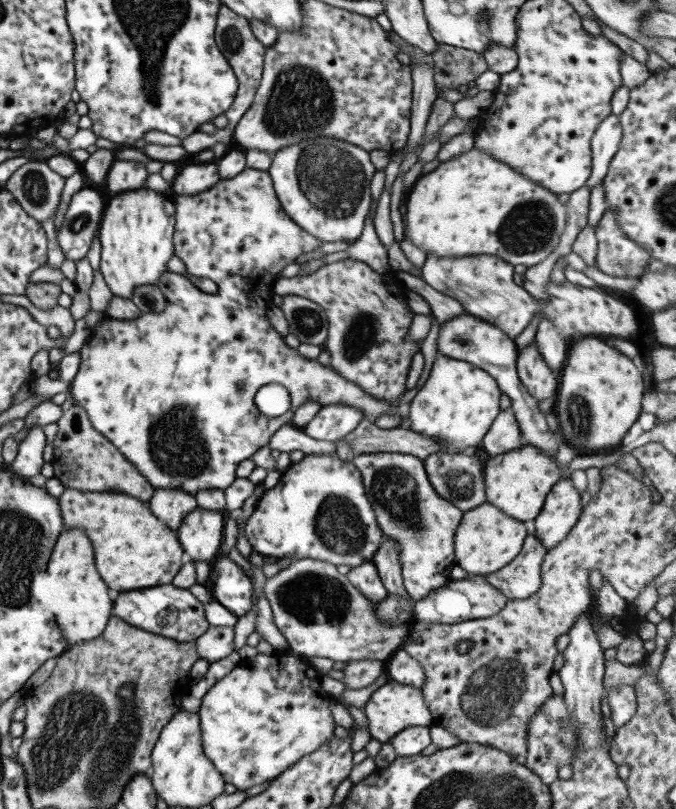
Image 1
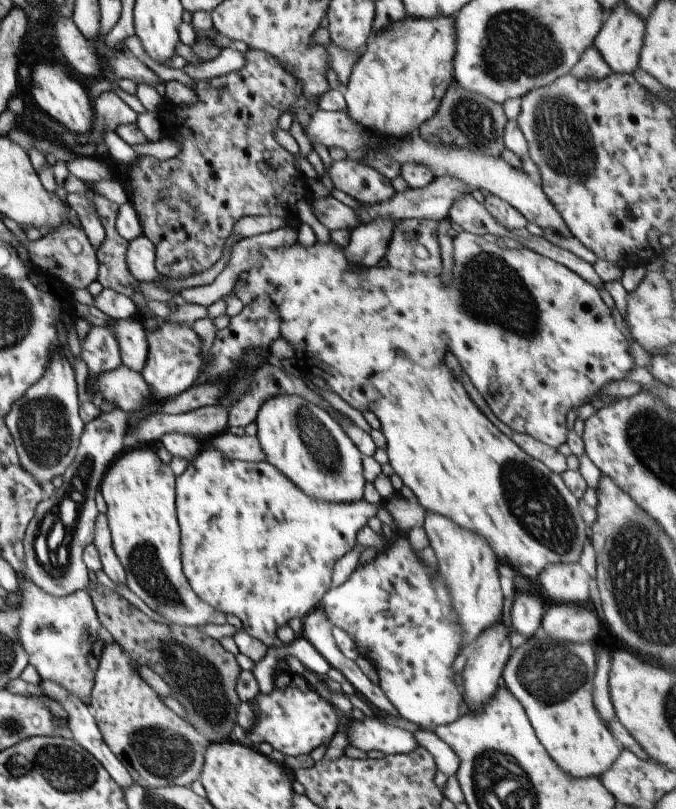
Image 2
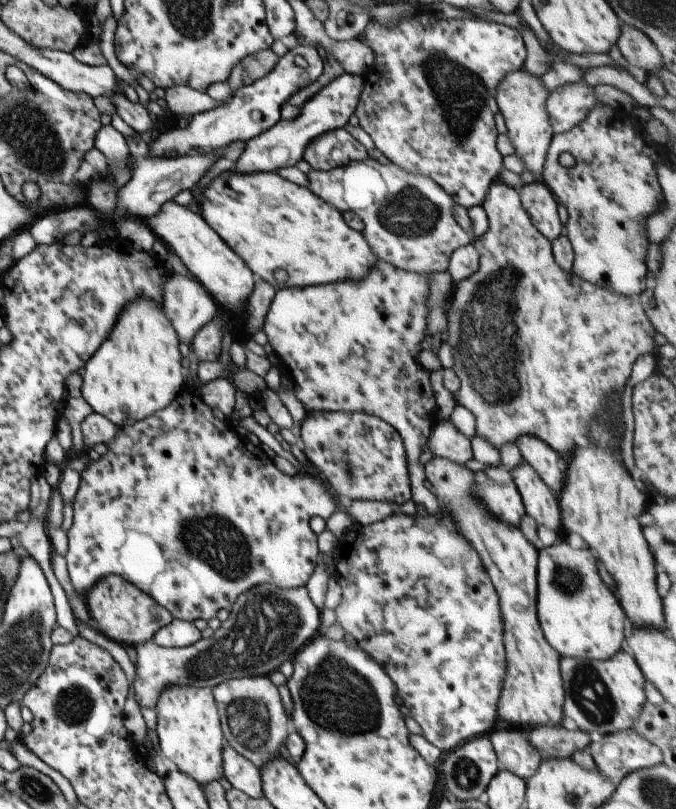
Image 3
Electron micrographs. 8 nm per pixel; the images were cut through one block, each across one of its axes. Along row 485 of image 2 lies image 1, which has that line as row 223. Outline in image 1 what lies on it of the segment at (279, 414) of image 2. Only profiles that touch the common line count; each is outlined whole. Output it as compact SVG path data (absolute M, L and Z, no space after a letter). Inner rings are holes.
M313 136L274 152L267 172L283 213L289 216L291 222L298 224L306 234L321 243L343 242L346 245L361 235L370 208L370 187L373 184L374 174L377 172L371 165L366 150L337 138Z

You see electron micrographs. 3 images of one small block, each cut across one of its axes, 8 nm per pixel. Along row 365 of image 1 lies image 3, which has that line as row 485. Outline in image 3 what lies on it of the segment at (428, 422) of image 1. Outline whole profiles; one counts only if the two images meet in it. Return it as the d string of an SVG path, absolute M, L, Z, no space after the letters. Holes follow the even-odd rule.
M432 456L423 465L424 477L433 486L437 498L441 499L444 505L443 510L451 514L457 530L471 542L475 552L479 555L479 560L487 572L487 578L499 598L499 612L502 620L503 648L505 651L505 676L501 682L499 698L497 698L496 712L501 720L505 720L511 728L528 731L539 725L551 724L559 726L563 713L561 704L563 704L563 686L559 678L559 656L549 643L545 640L541 627L539 626L536 615L536 552L537 550L526 539L523 538L520 530L517 528L507 528L503 522L491 518L489 512L479 504L471 492L473 488L473 472L466 468L463 463L456 463L447 458Z

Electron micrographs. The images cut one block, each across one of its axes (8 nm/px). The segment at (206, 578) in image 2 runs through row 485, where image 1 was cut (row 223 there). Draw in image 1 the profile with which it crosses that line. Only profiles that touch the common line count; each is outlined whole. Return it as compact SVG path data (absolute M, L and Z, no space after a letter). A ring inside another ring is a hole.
M245 168L240 174L226 180L218 180L218 182L208 188L208 190L195 193L188 196L177 196L172 201L174 208L174 232L172 233L173 254L181 259L185 266L185 270L192 273L201 274L203 278L209 278L216 284L216 292L205 293L195 287L187 276L183 274L173 273L170 271L163 272L159 282L164 298L166 301L162 312L141 313L138 318L129 320L119 320L104 317L91 328L90 334L82 344L79 351L79 366L73 379L69 383L68 392L75 405L80 406L86 412L91 426L105 436L106 440L123 456L133 464L135 470L151 484L154 489L157 488L177 488L194 496L199 490L209 490L209 488L217 488L225 490L233 480L235 480L235 468L238 462L250 458L250 456L259 448L268 445L271 434L283 425L290 422L291 415L295 408L301 403L305 403L305 399L313 399L319 405L326 404L346 404L353 408L359 409L364 416L373 420L377 415L385 415L385 413L397 413L398 405L389 404L383 400L375 399L366 392L363 392L359 386L355 386L349 380L345 380L339 376L331 366L322 365L316 359L307 360L303 356L299 356L297 350L290 348L283 342L283 336L277 333L270 326L265 311L267 307L275 302L272 286L278 278L279 271L283 266L295 262L299 254L317 250L318 244L323 244L306 234L298 224L291 222L289 216L283 213L279 202L275 197L272 183L268 172L261 170ZM265 384L280 384L289 392L289 407L283 416L269 417L261 414L255 406L254 394L258 388Z

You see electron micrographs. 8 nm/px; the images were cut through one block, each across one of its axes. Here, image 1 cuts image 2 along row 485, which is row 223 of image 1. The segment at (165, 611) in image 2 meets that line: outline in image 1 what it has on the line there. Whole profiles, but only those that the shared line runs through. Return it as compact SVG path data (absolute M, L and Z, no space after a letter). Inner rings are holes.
M149 188L125 192L111 196L106 200L105 208L98 229L98 240L100 245L100 261L98 270L103 276L103 282L110 288L113 296L123 299L131 299L131 292L137 286L154 285L160 286L159 278L163 272L167 272L167 261L173 256L174 232L174 204L173 200L167 200L162 193L151 191Z

